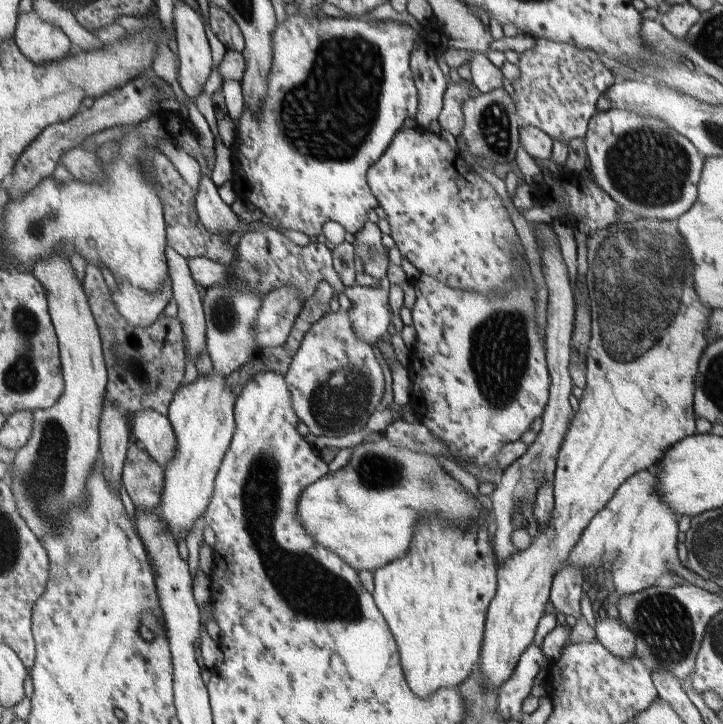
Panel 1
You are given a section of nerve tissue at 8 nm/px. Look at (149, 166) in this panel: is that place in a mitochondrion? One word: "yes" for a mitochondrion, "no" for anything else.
yes

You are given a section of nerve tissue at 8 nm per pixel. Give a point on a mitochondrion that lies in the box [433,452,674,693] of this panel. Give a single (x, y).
(521, 501)

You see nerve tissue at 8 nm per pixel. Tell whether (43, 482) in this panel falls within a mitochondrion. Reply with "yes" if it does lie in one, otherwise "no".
yes

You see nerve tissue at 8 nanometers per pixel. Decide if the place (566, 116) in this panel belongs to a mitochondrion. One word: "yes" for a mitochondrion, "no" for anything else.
no

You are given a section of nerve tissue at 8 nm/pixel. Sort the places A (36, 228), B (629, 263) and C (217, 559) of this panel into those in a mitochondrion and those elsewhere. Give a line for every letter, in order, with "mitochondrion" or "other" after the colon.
A: mitochondrion
B: mitochondrion
C: other

